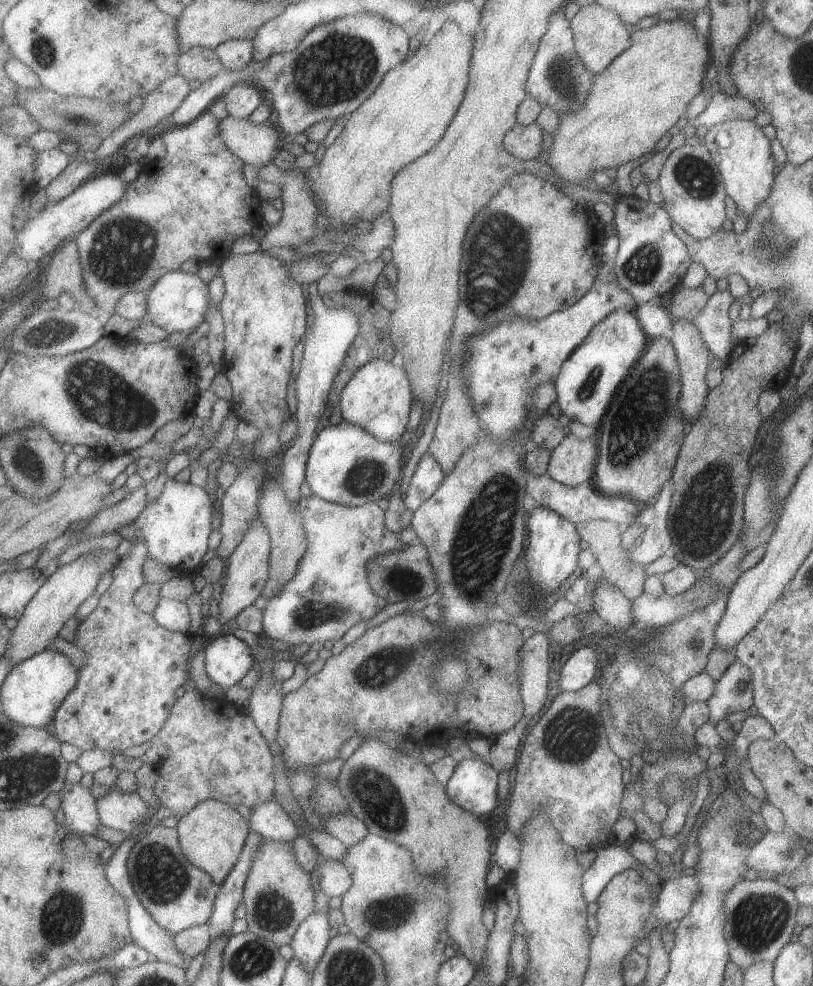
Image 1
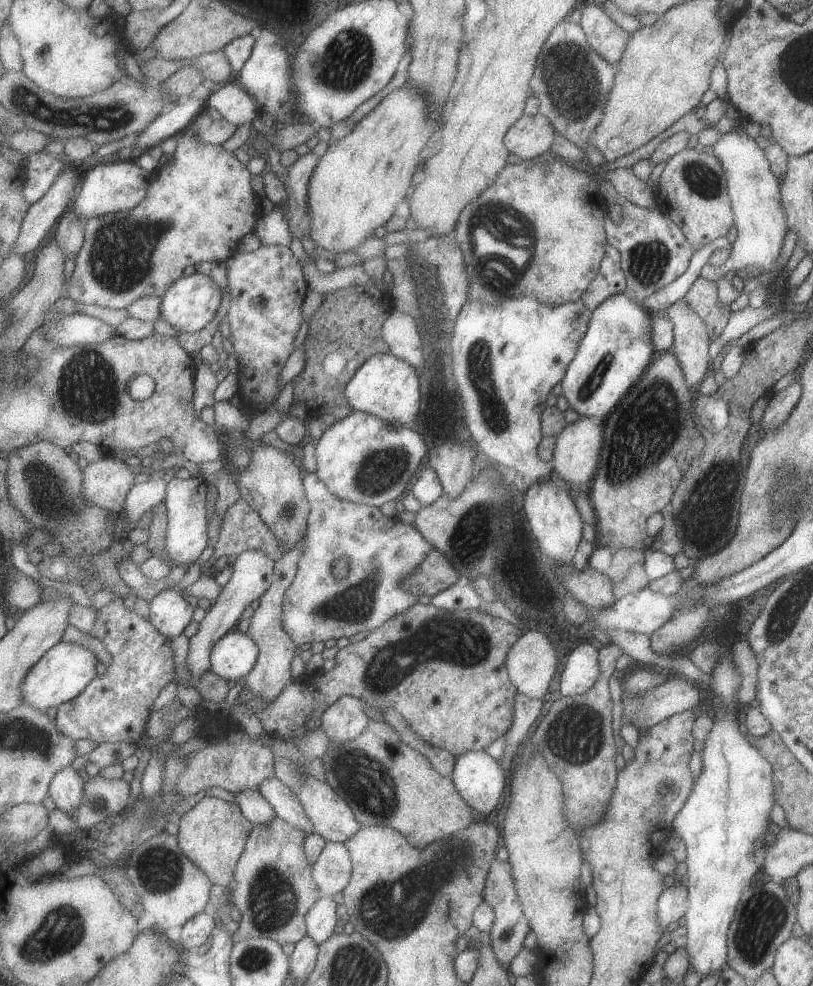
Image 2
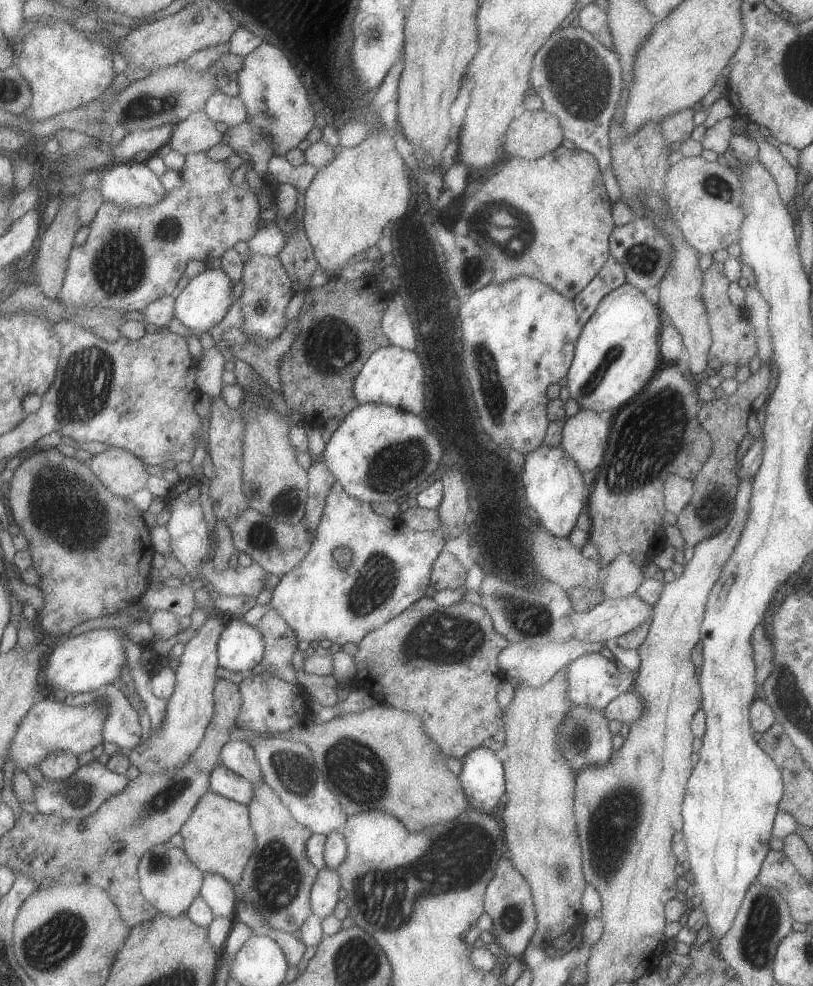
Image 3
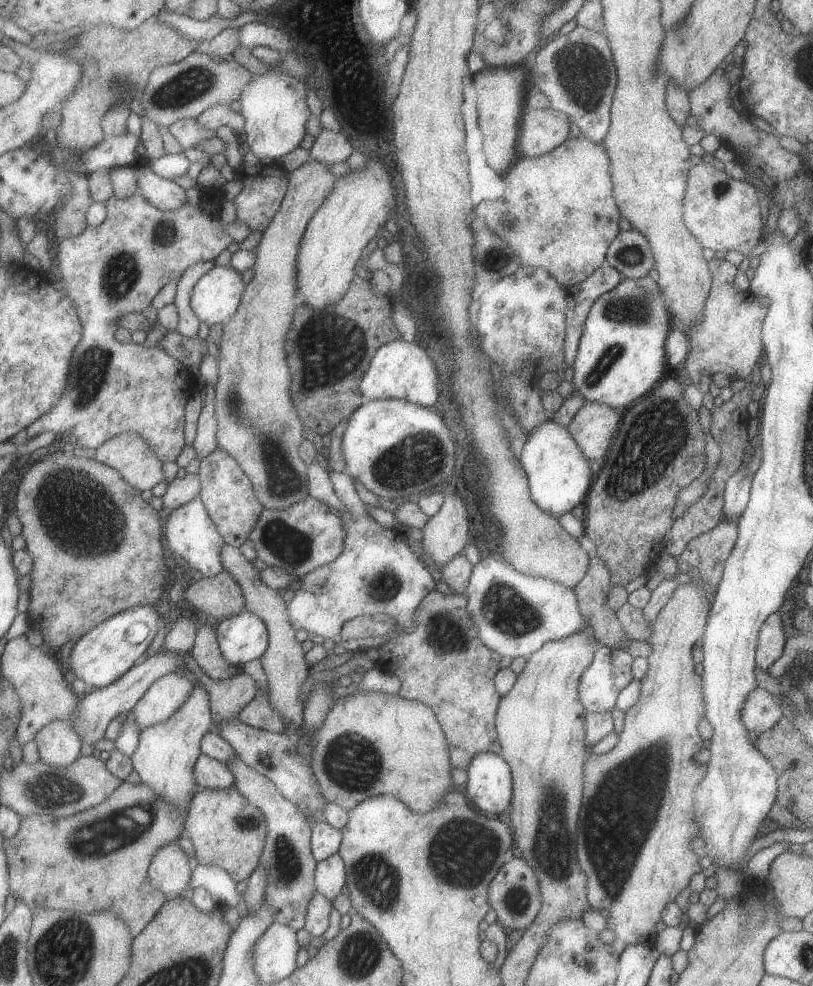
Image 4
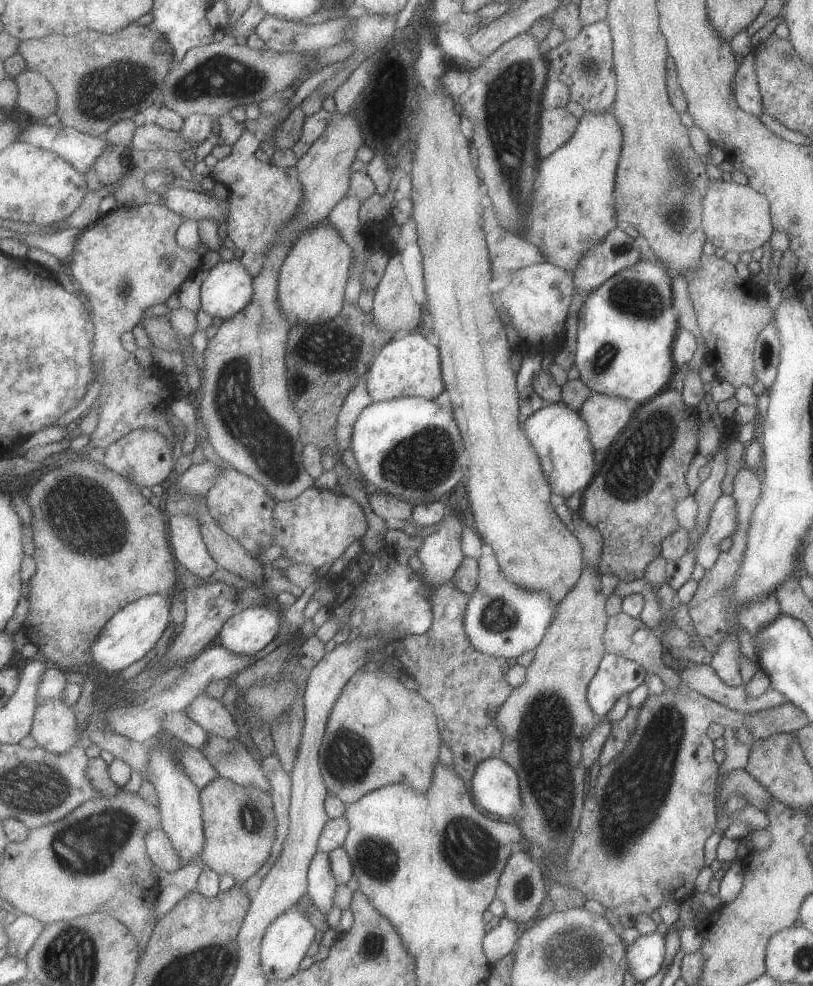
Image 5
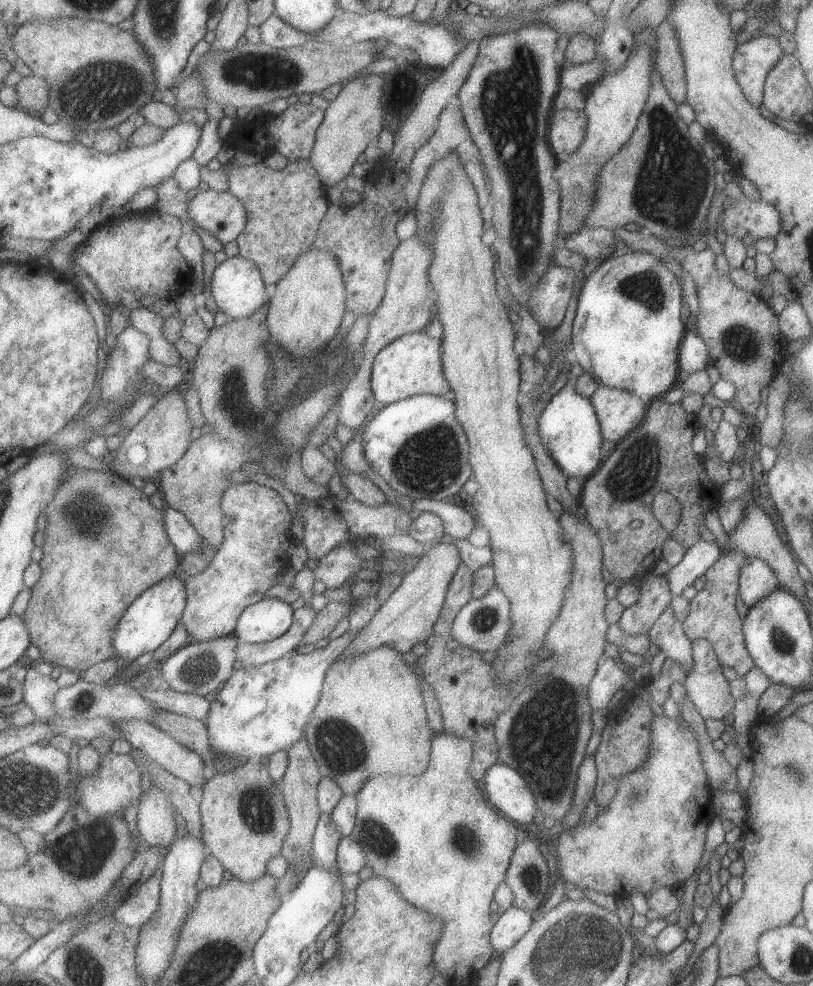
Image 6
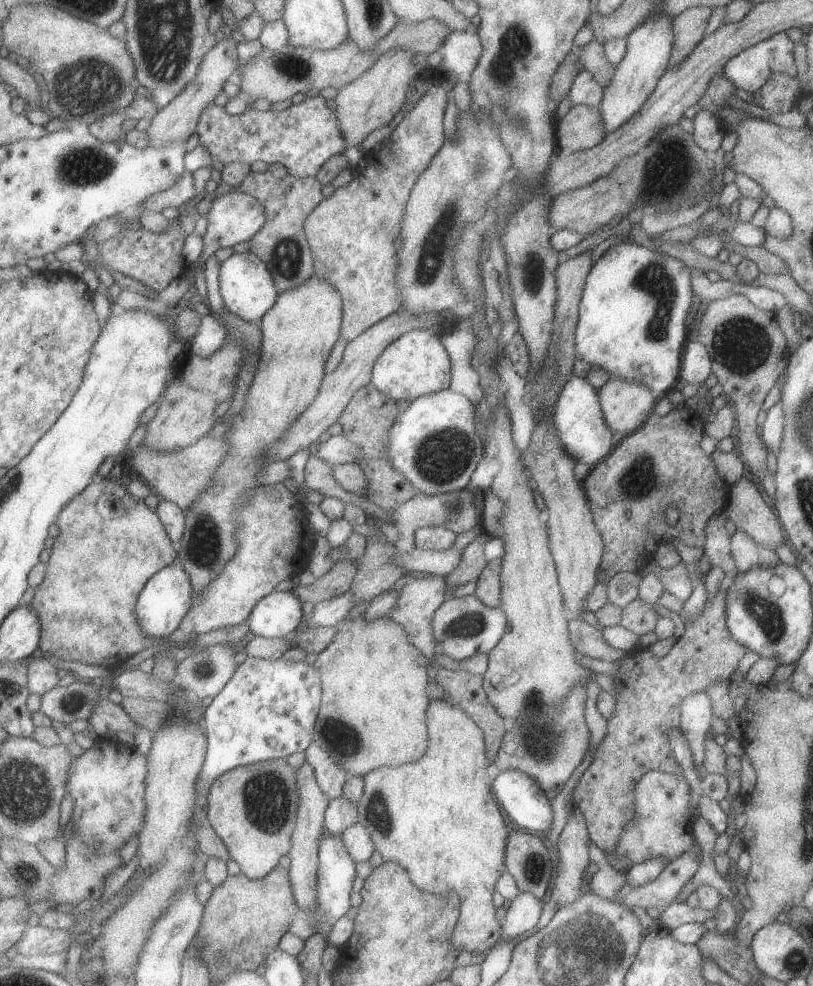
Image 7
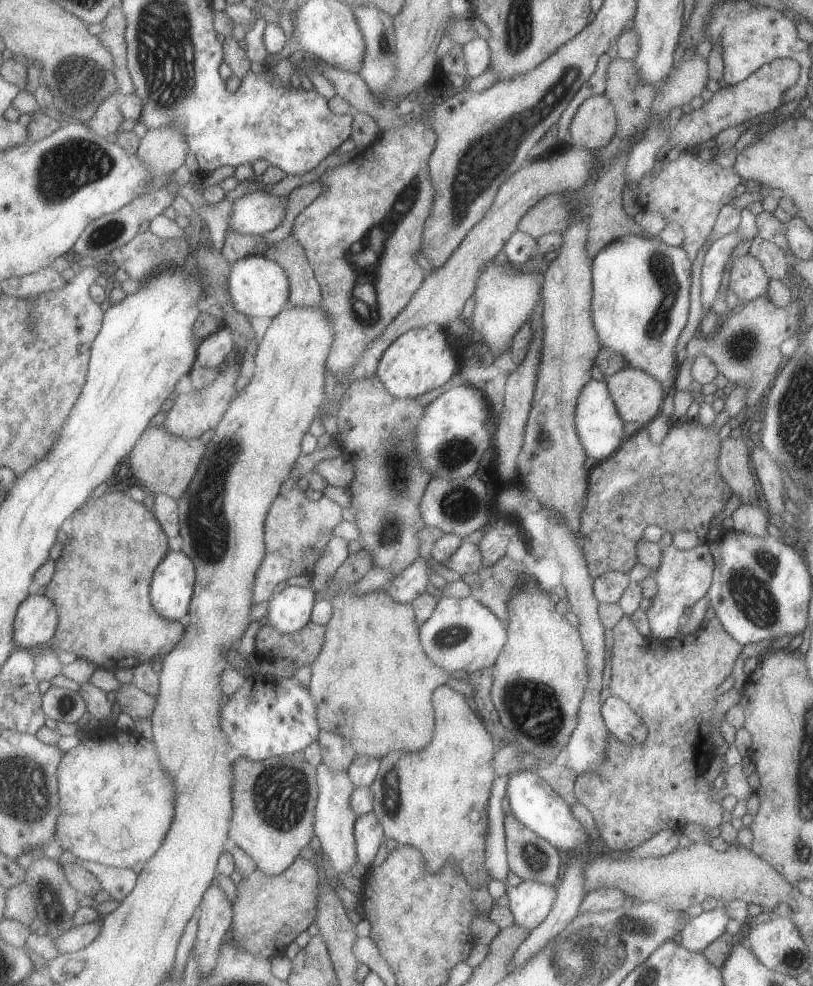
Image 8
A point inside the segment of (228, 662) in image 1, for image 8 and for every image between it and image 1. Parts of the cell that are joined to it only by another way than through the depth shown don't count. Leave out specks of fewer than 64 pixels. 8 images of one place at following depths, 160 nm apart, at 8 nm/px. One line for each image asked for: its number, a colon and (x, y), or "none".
2: (234, 656)
3: (242, 646)
4: (243, 637)
5: (249, 630)
6: (268, 619)
7: (279, 614)
8: (291, 609)

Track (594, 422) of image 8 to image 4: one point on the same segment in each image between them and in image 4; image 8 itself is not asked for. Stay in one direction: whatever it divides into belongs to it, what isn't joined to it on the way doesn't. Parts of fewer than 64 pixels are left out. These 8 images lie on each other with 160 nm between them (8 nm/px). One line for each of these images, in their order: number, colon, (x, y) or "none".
4: (559, 477)
5: (560, 438)
6: (568, 427)
7: (577, 416)

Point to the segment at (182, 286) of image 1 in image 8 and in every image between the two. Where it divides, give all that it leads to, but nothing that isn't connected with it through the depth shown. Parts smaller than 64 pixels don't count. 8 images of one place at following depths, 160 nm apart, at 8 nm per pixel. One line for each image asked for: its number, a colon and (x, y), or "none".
2: (193, 302)
3: (204, 303)
4: (218, 295)
5: (229, 288)
6: (239, 288)
7: (248, 286)
8: (260, 287)

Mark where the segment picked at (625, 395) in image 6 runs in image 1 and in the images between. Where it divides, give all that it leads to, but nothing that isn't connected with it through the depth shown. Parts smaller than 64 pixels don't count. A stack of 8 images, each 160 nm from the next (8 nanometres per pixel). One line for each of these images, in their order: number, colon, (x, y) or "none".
1: (572, 462)
2: (577, 448)
3: (584, 435)
4: (593, 424)
5: (605, 417)

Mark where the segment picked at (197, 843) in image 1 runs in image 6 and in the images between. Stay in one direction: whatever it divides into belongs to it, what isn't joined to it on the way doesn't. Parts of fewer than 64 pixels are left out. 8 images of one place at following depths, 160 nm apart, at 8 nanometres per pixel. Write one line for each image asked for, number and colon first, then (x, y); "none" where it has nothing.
2: (213, 834)
3: (219, 838)
4: (228, 831)
5: (240, 823)
6: (246, 819)

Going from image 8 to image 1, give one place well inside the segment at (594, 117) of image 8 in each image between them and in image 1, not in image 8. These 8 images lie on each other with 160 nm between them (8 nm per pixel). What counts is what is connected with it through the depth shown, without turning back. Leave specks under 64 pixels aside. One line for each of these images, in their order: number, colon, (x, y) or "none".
1: (523, 141)
2: (531, 136)
3: (532, 134)
4: (542, 130)
5: (556, 126)
6: (567, 128)
7: (581, 127)

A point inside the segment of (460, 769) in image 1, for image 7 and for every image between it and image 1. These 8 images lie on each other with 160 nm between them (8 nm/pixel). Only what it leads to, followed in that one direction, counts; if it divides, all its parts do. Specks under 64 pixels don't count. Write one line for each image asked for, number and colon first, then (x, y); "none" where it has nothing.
2: (481, 780)
3: (484, 776)
4: (489, 784)
5: (496, 788)
6: (507, 791)
7: (526, 804)

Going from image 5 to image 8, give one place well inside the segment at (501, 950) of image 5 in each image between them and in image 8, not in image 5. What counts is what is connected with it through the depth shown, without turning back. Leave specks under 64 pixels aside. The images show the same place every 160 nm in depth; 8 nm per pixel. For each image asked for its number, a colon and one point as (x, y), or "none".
6: (512, 924)
7: (523, 913)
8: (529, 902)

